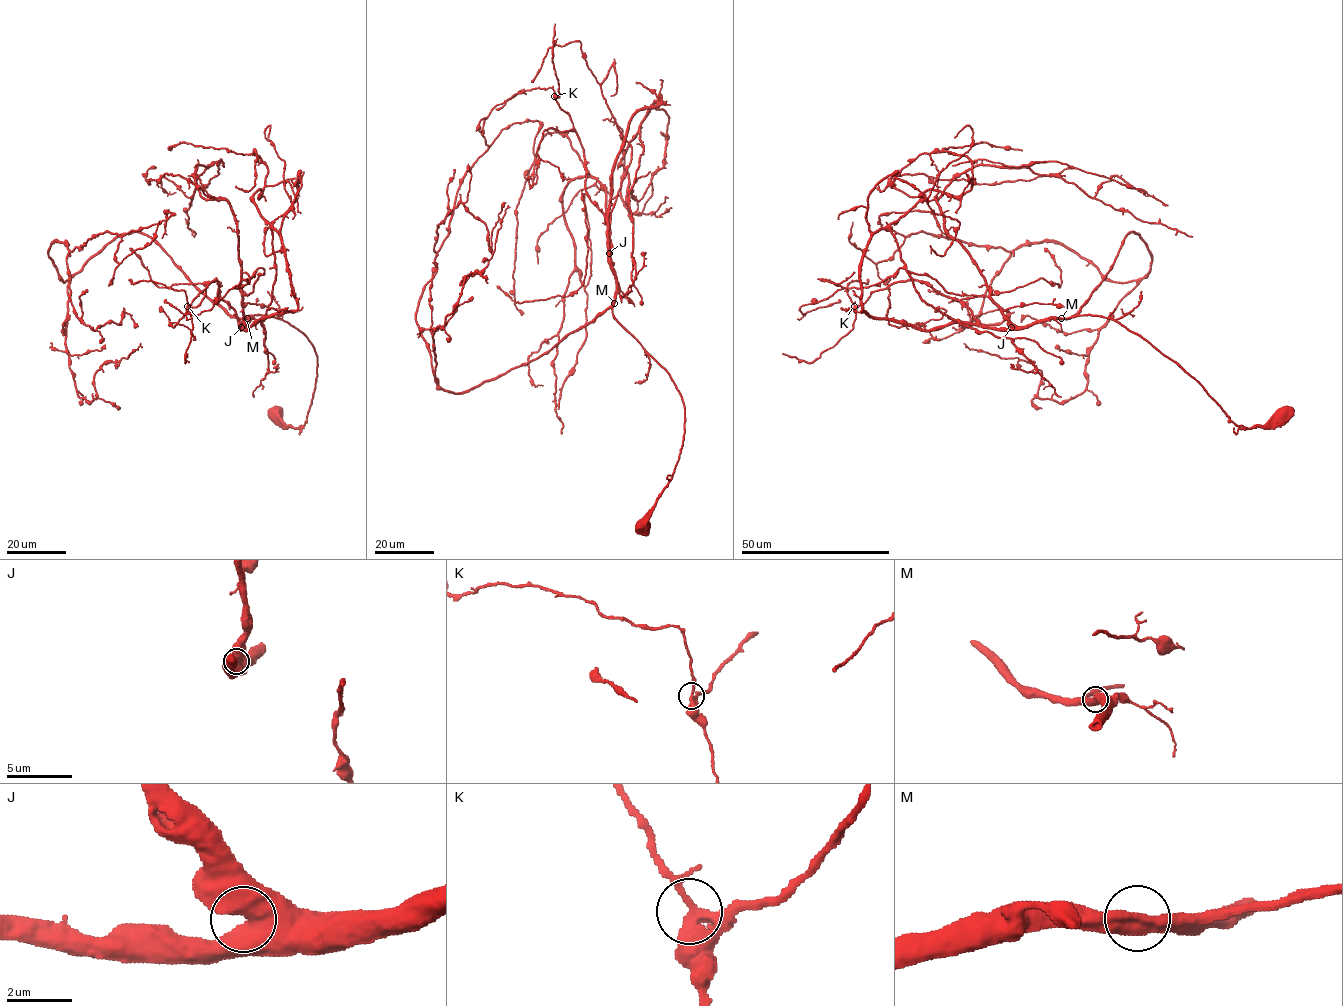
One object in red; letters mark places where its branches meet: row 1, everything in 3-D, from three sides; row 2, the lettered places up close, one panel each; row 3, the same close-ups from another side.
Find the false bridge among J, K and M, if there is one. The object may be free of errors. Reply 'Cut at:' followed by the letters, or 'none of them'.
Cut at: none of them

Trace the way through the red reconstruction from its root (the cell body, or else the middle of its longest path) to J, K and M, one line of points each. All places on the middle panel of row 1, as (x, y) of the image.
J: (642, 526), (640, 520), (668, 483), (678, 461), (684, 404), (670, 376), (613, 313), (616, 277), (609, 253)
K: (642, 526), (679, 459), (683, 400), (670, 376), (613, 313), (607, 218), (586, 190), (583, 149), (554, 96)
M: (642, 526), (640, 520), (668, 483), (678, 461), (684, 404), (670, 376), (616, 319), (614, 303)

